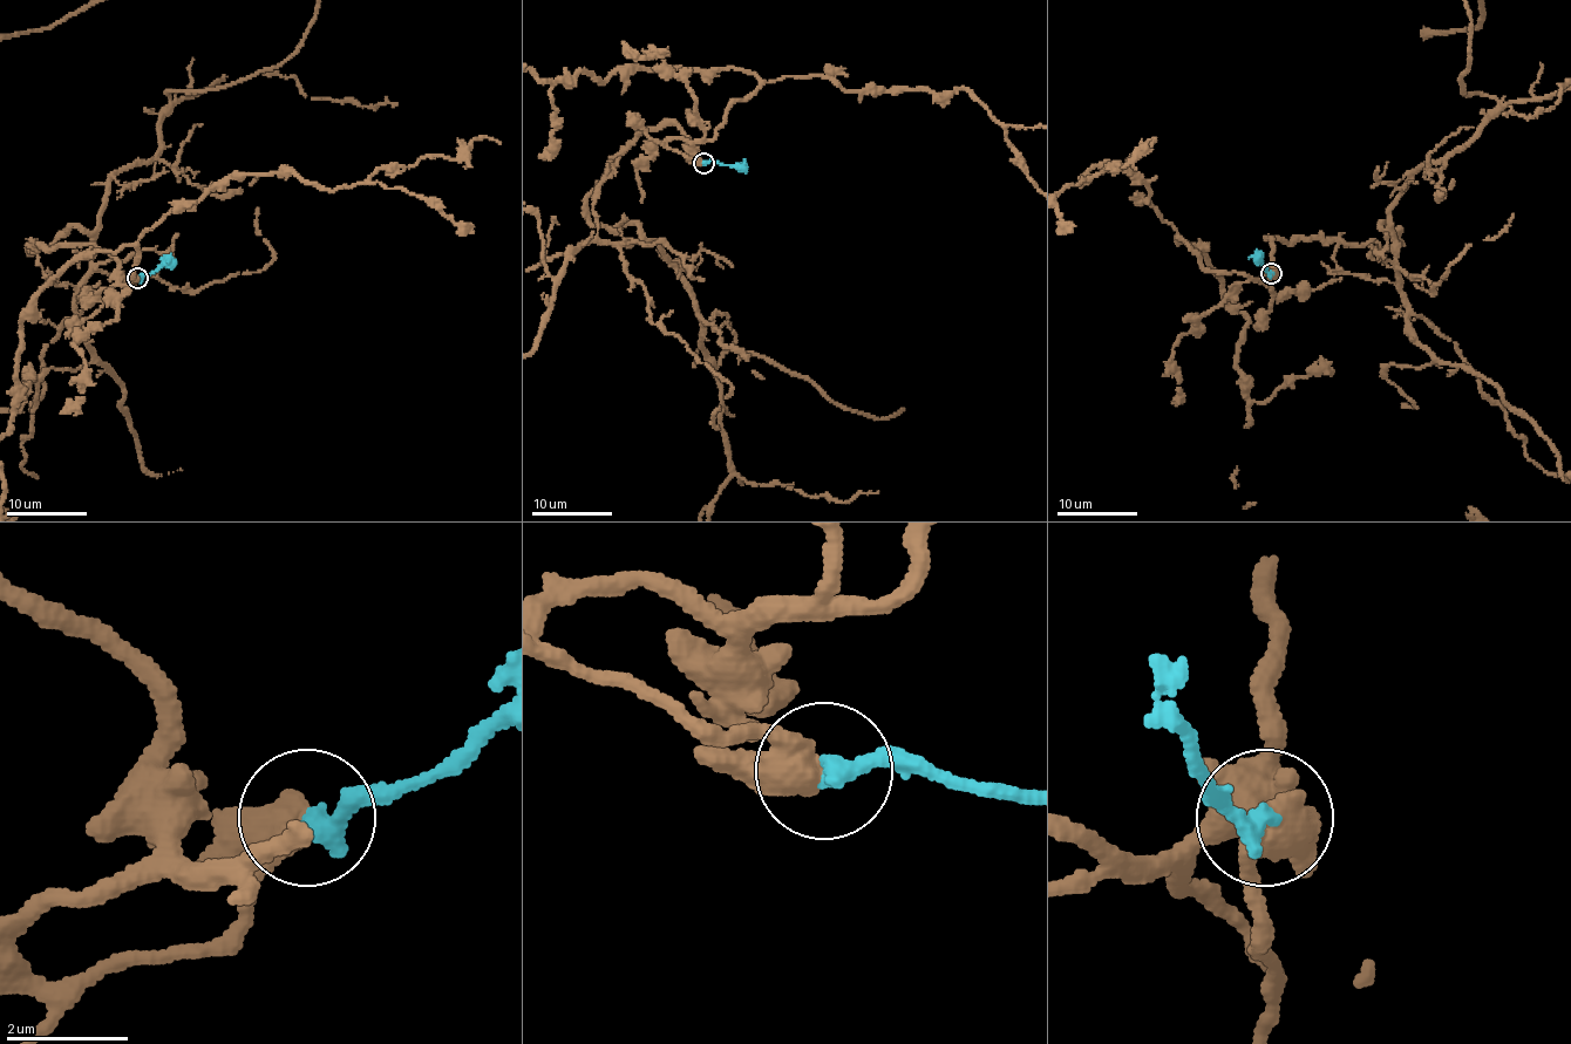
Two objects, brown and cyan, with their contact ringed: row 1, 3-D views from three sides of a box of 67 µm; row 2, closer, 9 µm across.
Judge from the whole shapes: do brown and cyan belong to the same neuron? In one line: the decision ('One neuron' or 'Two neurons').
One neuron

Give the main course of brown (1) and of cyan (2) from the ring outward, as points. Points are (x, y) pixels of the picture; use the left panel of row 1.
1: (137, 277), (28, 247), (96, 227), (170, 91), (297, 49)
2: (137, 277), (169, 264)

